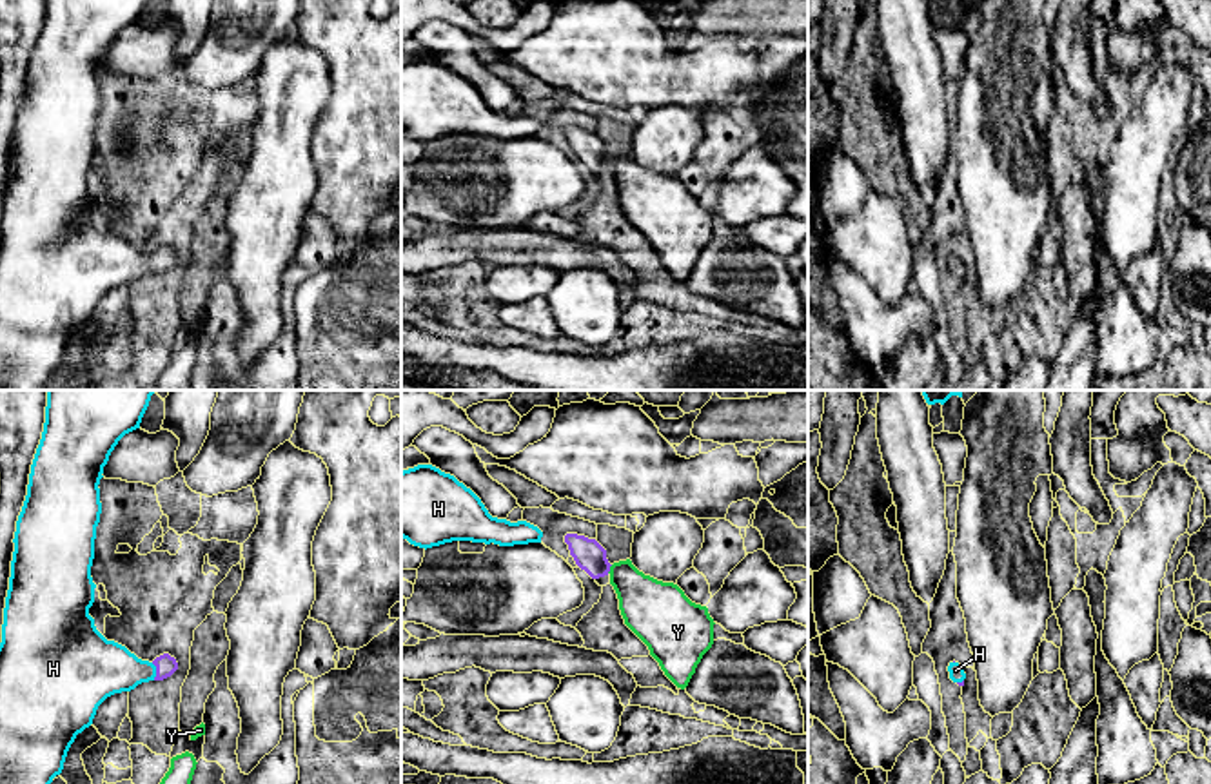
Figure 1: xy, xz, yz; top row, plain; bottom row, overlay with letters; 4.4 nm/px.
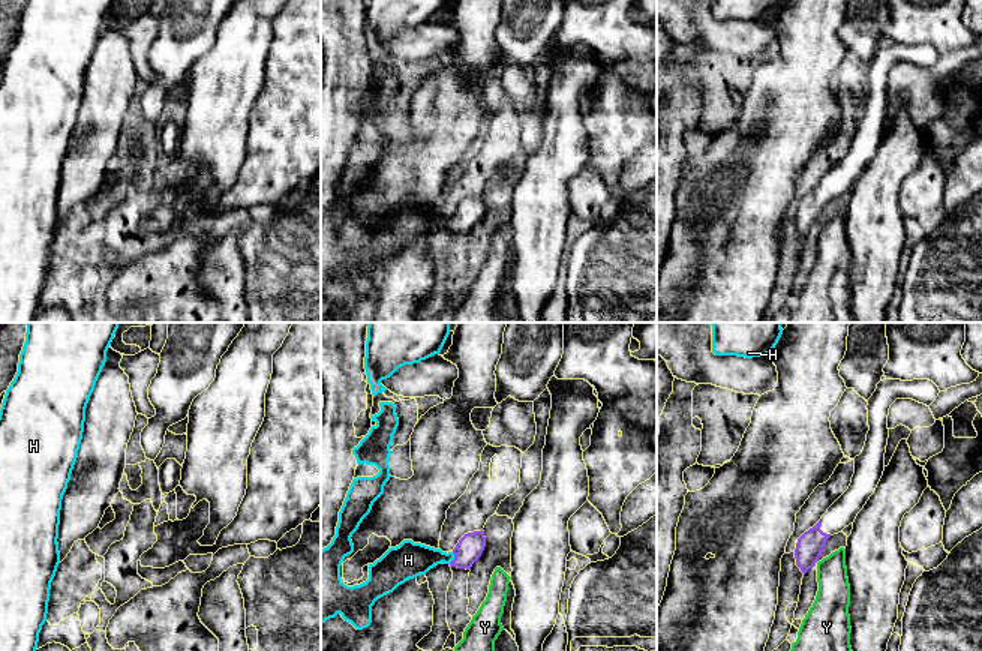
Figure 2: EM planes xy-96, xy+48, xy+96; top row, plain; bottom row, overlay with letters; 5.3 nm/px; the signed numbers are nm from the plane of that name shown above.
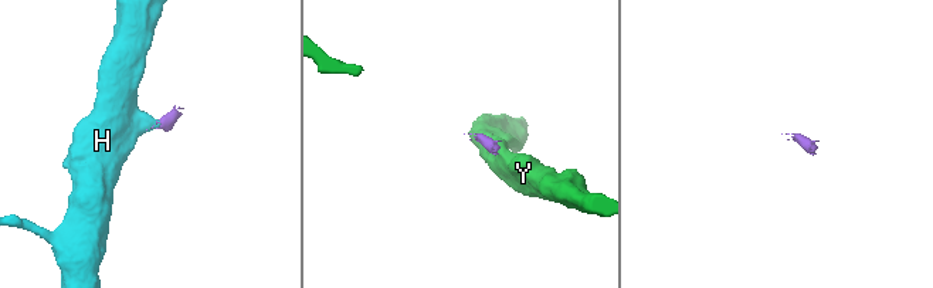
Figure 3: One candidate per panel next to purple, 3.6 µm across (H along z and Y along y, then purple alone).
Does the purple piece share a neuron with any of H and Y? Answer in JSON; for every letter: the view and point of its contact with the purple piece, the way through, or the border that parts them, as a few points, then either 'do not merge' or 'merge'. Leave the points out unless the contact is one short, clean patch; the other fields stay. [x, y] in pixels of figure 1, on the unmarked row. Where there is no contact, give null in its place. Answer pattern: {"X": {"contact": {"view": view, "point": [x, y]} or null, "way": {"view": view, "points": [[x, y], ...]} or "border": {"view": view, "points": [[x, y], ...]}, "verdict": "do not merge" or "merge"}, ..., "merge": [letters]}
{"H": {"contact": {"view": "xy", "point": [157, 265]}, "way": {"view": "xy", "points": [[166, 258], [157, 265], [100, 262]]}, "verdict": "merge"}, "Y": {"contact": {"view": "xz", "point": [609, 162]}, "border": {"view": "xz", "points": [[612, 158], [607, 166]]}, "verdict": "do not merge"}, "merge": ["H"]}

